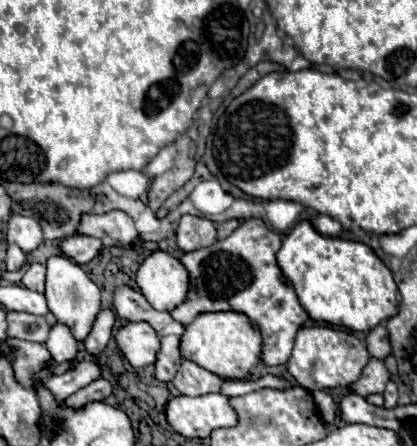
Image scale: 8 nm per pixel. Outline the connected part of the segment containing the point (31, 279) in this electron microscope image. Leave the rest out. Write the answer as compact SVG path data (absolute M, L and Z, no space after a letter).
M32 262L28 266L28 270L24 272L24 276L22 276L22 284L30 290L44 292L44 276L46 276L46 268L38 262Z

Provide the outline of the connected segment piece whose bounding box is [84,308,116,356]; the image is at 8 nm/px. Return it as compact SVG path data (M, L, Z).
M104 308L104 310L98 312L98 316L96 316L96 320L94 320L94 324L92 324L92 330L90 330L90 334L86 336L86 340L84 340L84 346L86 346L86 350L88 350L90 354L96 356L96 354L100 354L100 352L106 348L108 340L112 338L114 322L116 322L114 310Z

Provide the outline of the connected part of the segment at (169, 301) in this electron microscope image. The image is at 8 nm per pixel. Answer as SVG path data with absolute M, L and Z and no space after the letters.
M154 250L142 260L136 272L136 284L152 308L170 312L188 292L188 272L168 252Z

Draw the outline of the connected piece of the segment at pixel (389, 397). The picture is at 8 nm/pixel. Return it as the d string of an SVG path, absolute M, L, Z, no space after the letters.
M390 380L386 384L386 390L384 390L384 408L394 408L396 406L396 400L398 400L398 388L396 384Z

